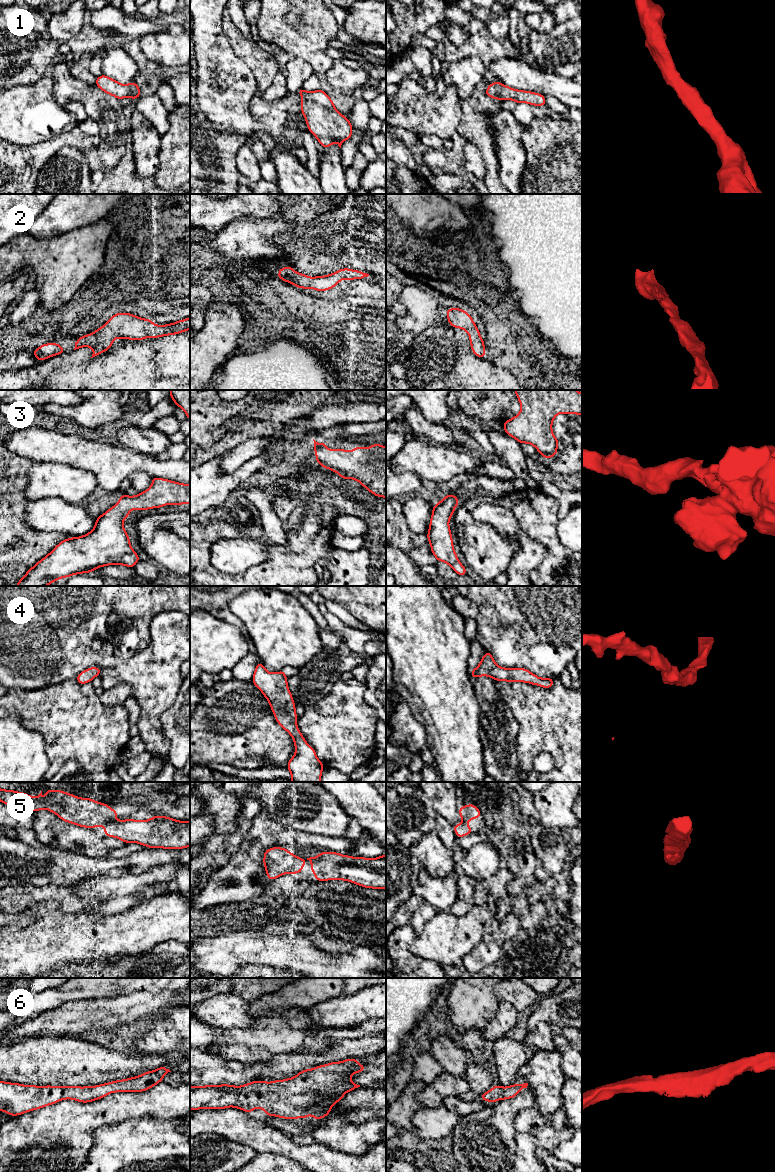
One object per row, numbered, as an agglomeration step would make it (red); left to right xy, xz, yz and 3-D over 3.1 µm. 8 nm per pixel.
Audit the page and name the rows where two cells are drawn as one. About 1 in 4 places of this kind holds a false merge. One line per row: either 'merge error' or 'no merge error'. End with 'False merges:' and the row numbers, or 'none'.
1: no merge error
2: no merge error
3: no merge error
4: no merge error
5: no merge error
6: no merge error
False merges: none

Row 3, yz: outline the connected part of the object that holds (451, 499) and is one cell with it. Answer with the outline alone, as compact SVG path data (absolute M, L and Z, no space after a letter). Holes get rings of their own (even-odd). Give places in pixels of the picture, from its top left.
M454 495L444 496L433 506L427 539L433 555L438 561L448 564L458 575L465 576L466 568L460 563L453 546L449 520L459 504Z

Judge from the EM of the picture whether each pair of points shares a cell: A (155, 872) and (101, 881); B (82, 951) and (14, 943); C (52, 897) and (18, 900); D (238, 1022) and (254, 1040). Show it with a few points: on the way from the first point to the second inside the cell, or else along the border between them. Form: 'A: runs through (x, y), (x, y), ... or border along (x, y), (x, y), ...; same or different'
A: runs through (142, 880), (114, 880); same
B: runs through (65, 946), (31, 946); same
C: runs through (44, 897), (26, 897); same
D: border along (253, 1016), (253, 1024), (249, 1030), (224, 1030); different

